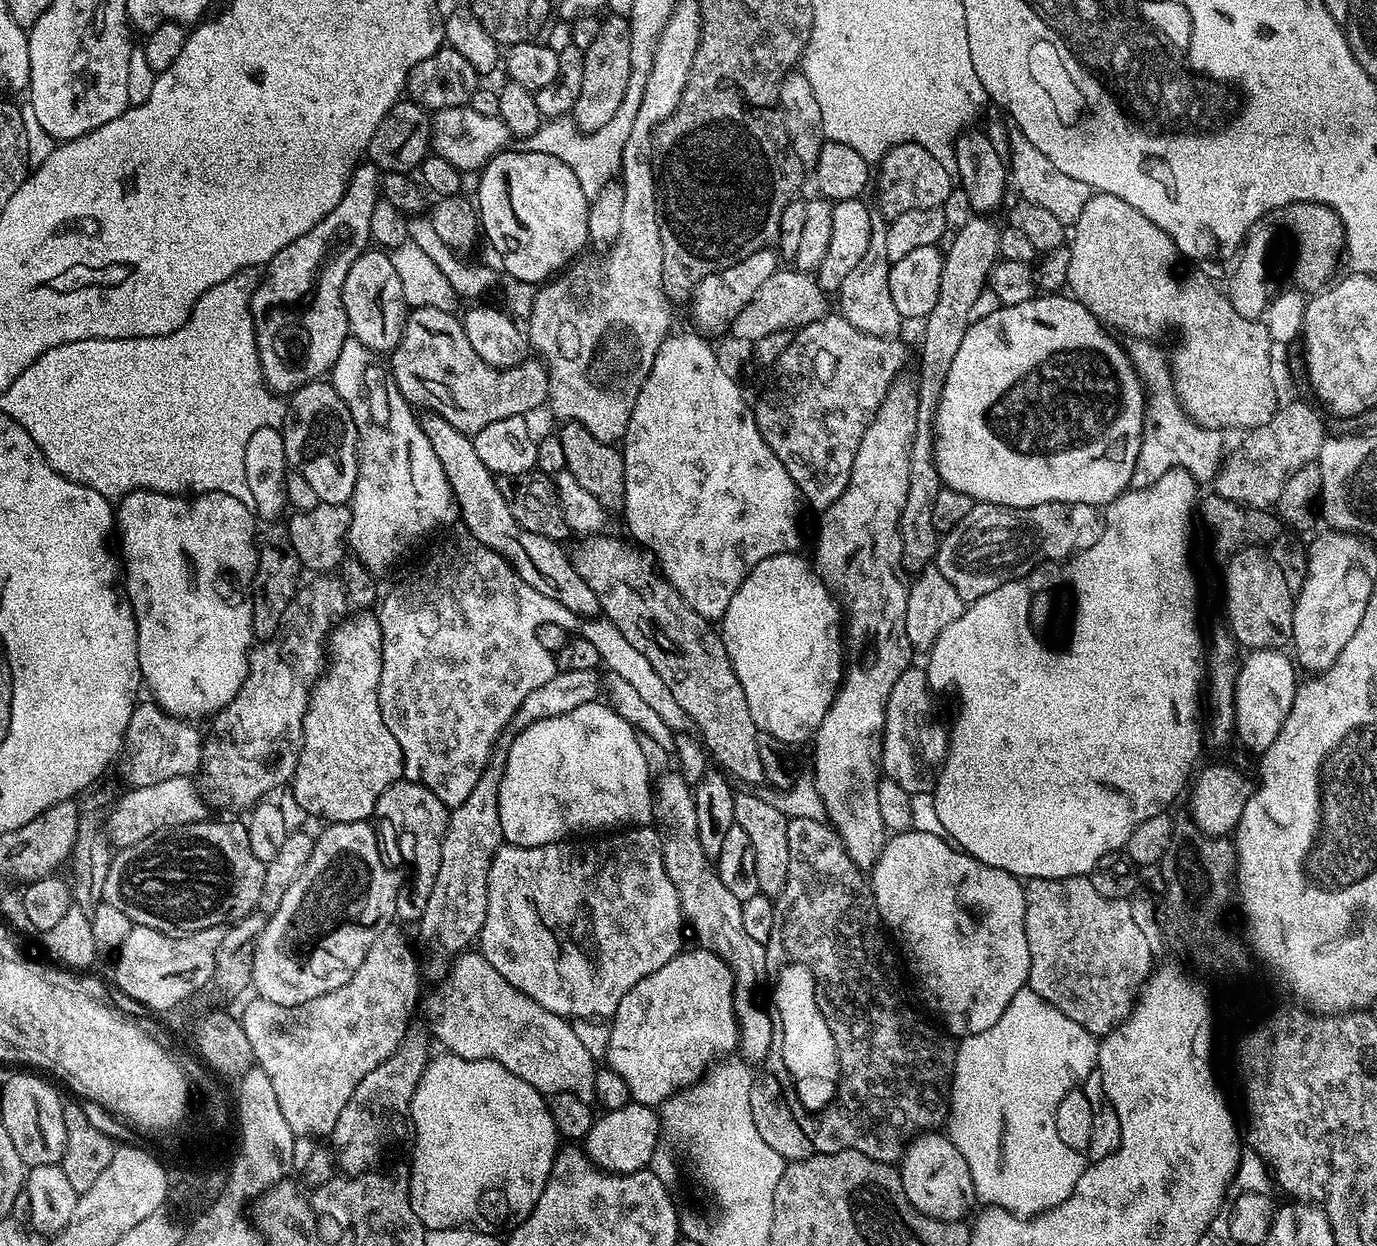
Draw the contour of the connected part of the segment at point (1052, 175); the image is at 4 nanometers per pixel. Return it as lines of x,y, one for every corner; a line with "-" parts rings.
1009,123
1007,127
1006,149
1009,158
1006,163
1014,192
1016,188
1015,195
1050,210
1050,214
1054,214
1054,218
1058,218
1058,222
1064,225
1075,225
1076,219
1082,214
1082,206
1086,206
1086,202
1094,195
1092,187
1078,178
1070,178
1070,174
1062,174
1062,170
1058,170
1058,166
1054,166
1054,162
1050,162
1050,158
1046,158
1046,154
1042,154
1042,150
1038,150
1038,146
1034,146
1034,142
1030,142
1030,138
1026,138
1026,134
1022,134
1016,124

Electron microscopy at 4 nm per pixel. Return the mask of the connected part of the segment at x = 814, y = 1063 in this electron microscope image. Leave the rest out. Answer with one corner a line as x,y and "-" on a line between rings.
787,963
779,972
775,1008
778,1013
778,1052
780,1048
784,1068
796,1083
796,1096
801,1106
816,1114
827,1108
836,1096
840,1063
836,1057
834,1038
816,1004
816,980
812,977
812,971
805,964

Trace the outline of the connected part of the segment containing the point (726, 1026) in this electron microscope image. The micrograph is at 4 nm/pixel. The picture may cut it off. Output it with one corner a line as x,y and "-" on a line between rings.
699,946
693,949
693,952
681,951
673,960
666,962
666,966
658,966
654,974
642,978
624,995
616,1015
611,1017
606,1064
615,1070
622,1082
626,1082
628,1095
635,1103
663,1105
681,1085
687,1086
701,1079
713,1059
712,1052
719,1048
737,1047
738,1029
732,1010
732,972
715,952

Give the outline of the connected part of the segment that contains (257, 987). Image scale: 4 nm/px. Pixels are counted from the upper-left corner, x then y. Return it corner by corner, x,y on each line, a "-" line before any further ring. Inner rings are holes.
368,820
342,822
341,824
329,823
325,827
328,829
321,836
317,835
315,837
310,862
306,862
306,866
298,874
294,886
290,886
290,890
286,890
286,898
282,898
282,906
278,906
278,910
274,915
267,917
264,929
260,932
260,938
256,942
256,954
254,956
254,966
252,967
252,988
259,999
269,1000
282,1006
298,1006
302,1002
318,998
330,990
338,990
338,986
350,982
354,970
358,970
358,966
362,966
370,946
378,938
381,927
391,921
388,919
396,912
396,895
400,892
400,876
396,872
391,872
384,865
384,860
380,857
380,844
376,841
376,832
370,825
371,823

